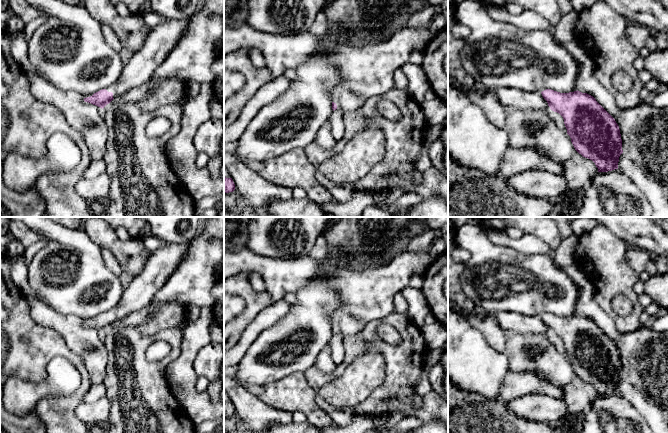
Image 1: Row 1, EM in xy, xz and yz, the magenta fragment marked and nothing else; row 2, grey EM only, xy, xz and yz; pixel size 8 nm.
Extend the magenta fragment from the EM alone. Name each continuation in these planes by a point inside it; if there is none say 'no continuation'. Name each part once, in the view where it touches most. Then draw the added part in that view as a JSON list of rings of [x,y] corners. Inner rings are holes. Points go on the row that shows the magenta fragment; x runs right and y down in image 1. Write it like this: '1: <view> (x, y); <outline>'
1: xy (161, 40); [[[191,16],[184,20],[165,19],[150,30],[143,46],[124,65],[120,78],[105,88],[113,93],[114,99],[151,80],[155,70],[177,45],[190,19]]]

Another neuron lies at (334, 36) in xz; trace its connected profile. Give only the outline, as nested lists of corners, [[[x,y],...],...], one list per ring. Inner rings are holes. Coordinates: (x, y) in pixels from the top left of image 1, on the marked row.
[[[328,27],[318,38],[327,47],[349,46],[349,33],[342,27]]]

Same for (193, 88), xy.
[[[190,82],[186,87],[186,96],[187,97],[196,97],[200,92],[200,84],[197,82]]]

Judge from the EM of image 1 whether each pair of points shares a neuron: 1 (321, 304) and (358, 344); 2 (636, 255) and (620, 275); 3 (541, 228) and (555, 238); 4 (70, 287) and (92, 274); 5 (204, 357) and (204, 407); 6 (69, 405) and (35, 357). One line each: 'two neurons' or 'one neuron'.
1: two neurons
2: two neurons
3: one neuron
4: one neuron
5: two neurons
6: one neuron

